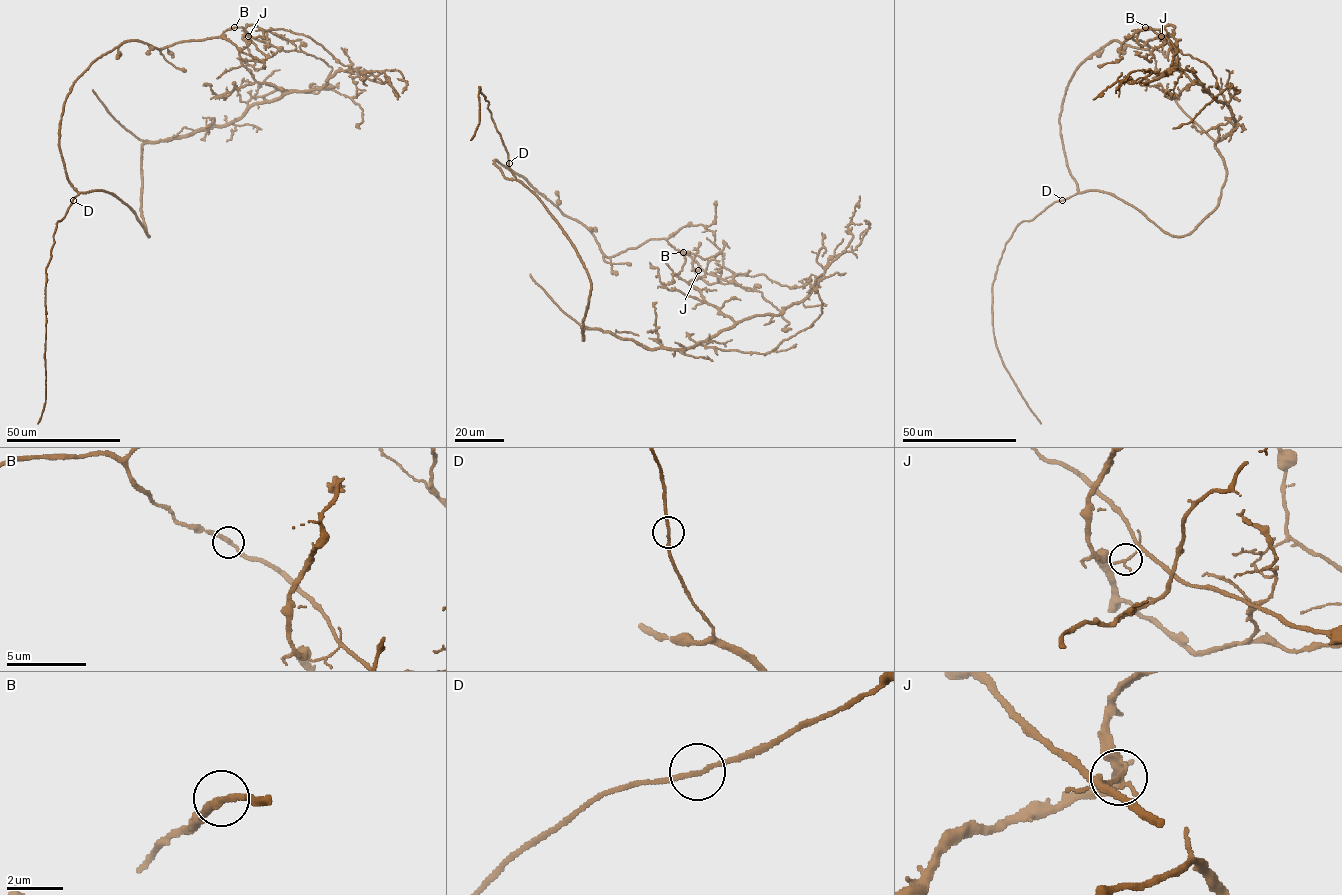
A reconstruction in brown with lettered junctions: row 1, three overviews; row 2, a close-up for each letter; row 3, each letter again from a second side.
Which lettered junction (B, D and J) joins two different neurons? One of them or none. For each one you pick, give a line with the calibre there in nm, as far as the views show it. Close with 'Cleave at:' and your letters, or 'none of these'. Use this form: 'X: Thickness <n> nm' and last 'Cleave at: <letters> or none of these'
J: Thickness 140 nm
Cleave at: J

